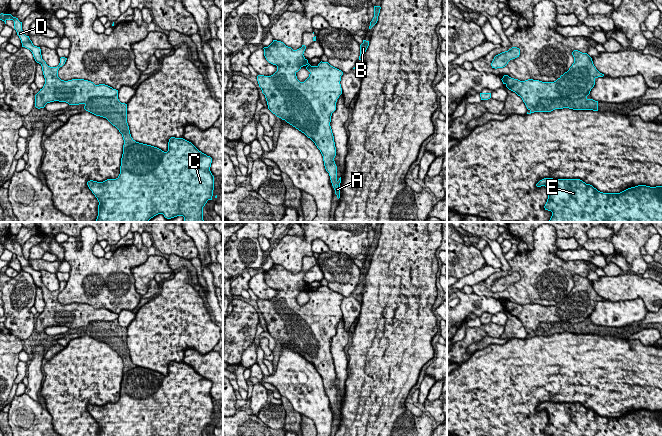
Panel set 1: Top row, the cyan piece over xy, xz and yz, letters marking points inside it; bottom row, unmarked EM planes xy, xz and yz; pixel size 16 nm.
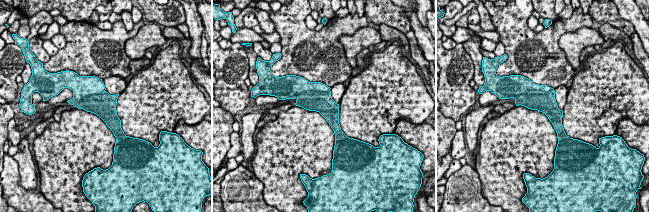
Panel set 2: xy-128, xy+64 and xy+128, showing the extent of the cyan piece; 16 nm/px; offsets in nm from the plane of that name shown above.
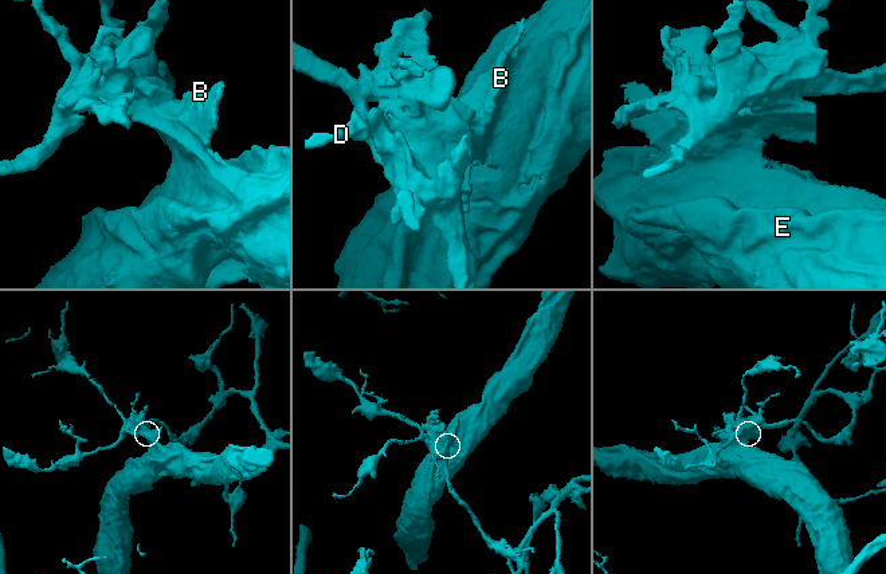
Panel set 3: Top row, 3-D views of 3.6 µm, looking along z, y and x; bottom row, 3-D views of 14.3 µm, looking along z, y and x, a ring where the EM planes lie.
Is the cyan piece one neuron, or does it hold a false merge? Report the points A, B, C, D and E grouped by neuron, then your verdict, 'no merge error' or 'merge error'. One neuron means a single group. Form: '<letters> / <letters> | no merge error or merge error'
A D / B C E | merge error

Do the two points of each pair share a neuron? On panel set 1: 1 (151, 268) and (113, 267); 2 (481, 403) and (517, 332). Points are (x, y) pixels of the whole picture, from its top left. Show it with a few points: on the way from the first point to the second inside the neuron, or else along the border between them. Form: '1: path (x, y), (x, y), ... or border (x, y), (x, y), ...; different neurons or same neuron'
1: border (153, 254), (144, 262), (132, 268), (136, 290); different neurons
2: border (526, 337), (509, 339); different neurons

